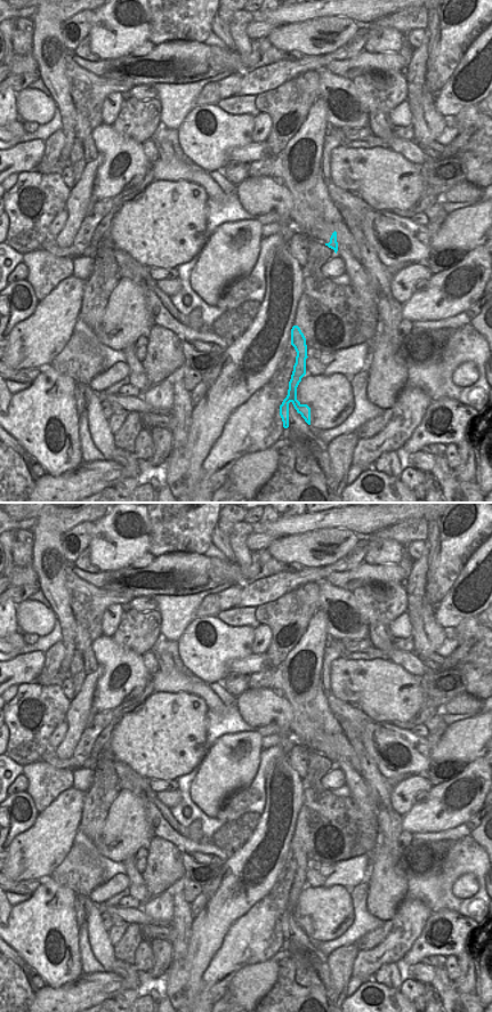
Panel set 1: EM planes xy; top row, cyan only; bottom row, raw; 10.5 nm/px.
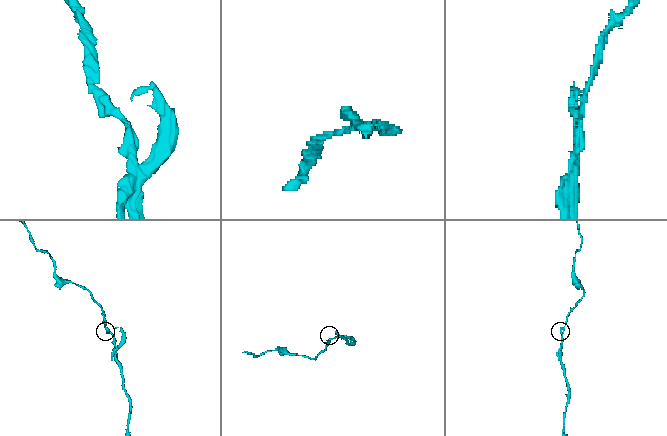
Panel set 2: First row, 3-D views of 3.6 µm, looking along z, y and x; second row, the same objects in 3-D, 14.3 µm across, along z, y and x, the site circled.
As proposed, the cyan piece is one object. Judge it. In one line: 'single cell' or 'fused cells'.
fused cells

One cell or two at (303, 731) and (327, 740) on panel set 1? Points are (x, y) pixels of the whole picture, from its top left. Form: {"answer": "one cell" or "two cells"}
{"answer": "one cell"}

